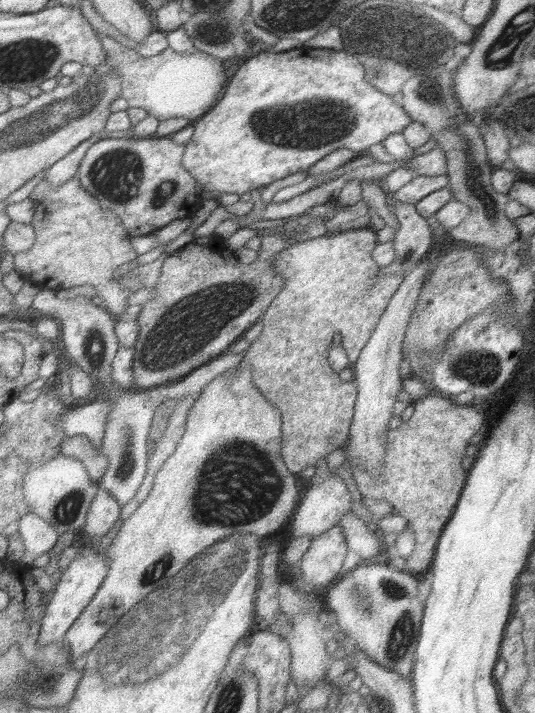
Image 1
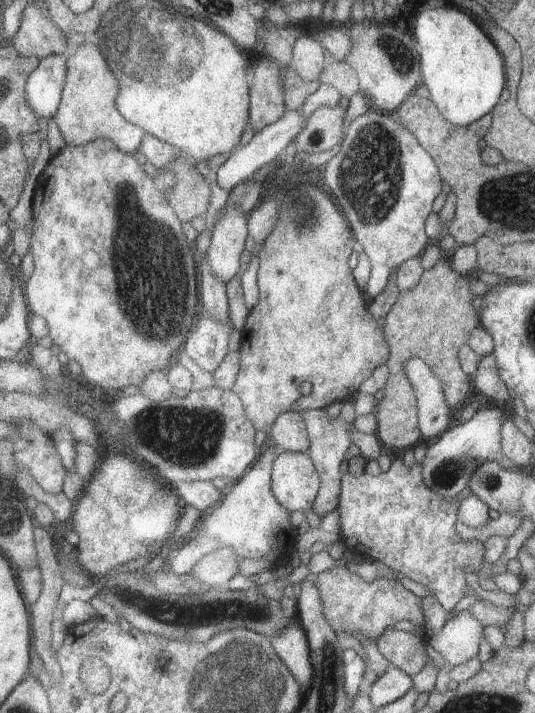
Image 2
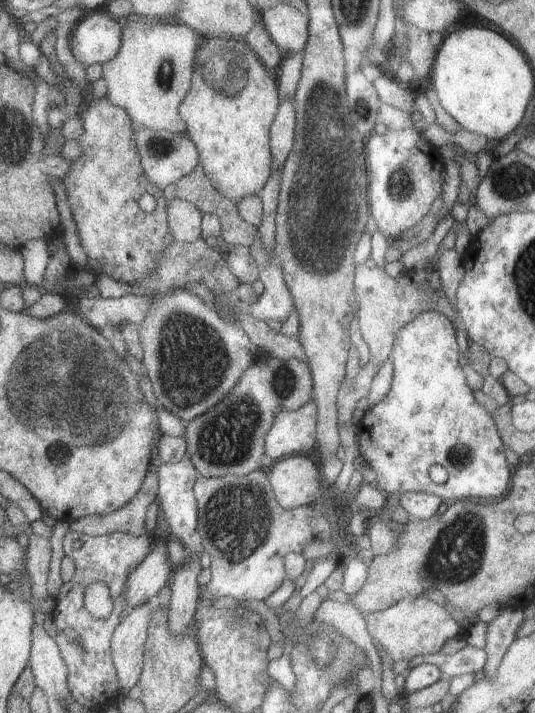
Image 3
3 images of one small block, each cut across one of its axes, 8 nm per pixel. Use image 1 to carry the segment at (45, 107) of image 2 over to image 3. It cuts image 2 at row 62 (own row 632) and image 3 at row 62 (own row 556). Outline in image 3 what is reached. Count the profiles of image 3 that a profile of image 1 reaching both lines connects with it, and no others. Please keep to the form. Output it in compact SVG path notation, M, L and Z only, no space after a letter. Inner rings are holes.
M95 10L91 12L87 18L81 18L69 38L69 50L75 58L75 62L83 64L85 68L91 64L105 64L109 60L113 60L121 48L121 30L123 30L123 22L115 20L113 16L109 16L105 10Z

